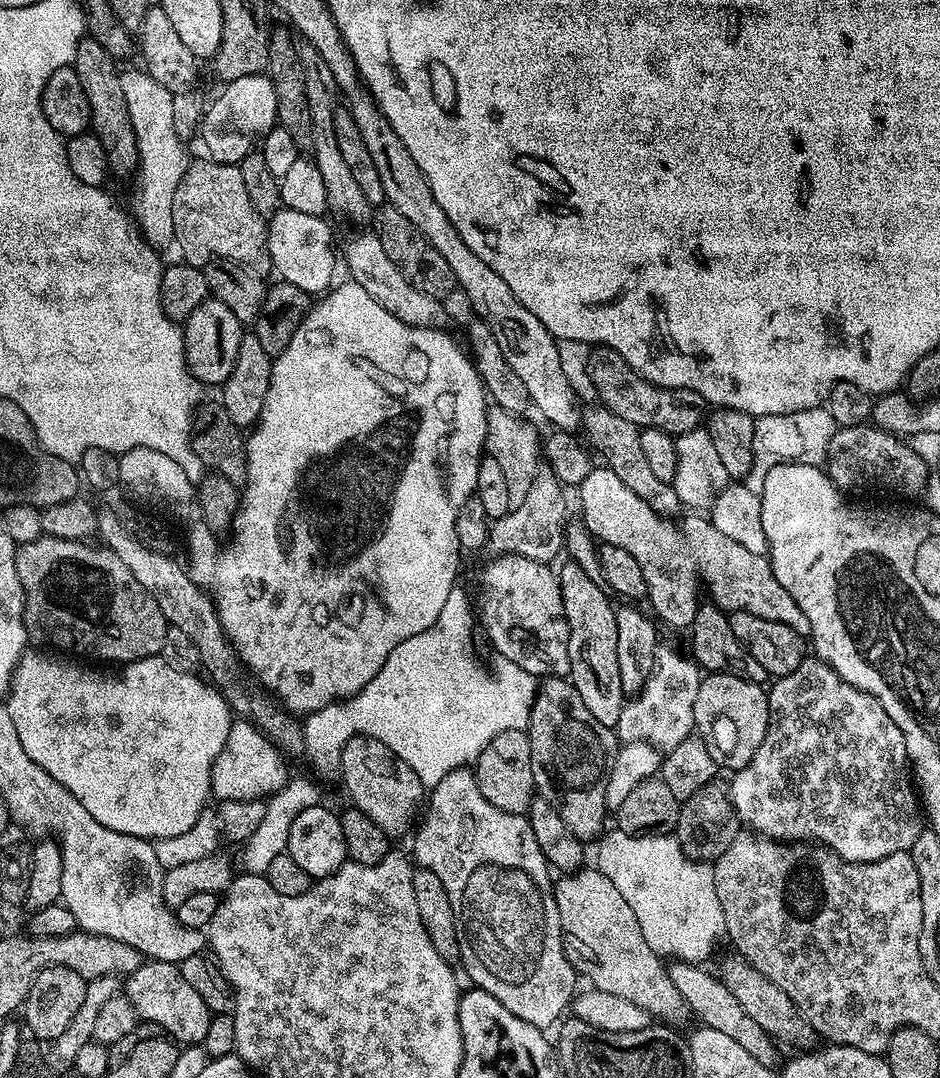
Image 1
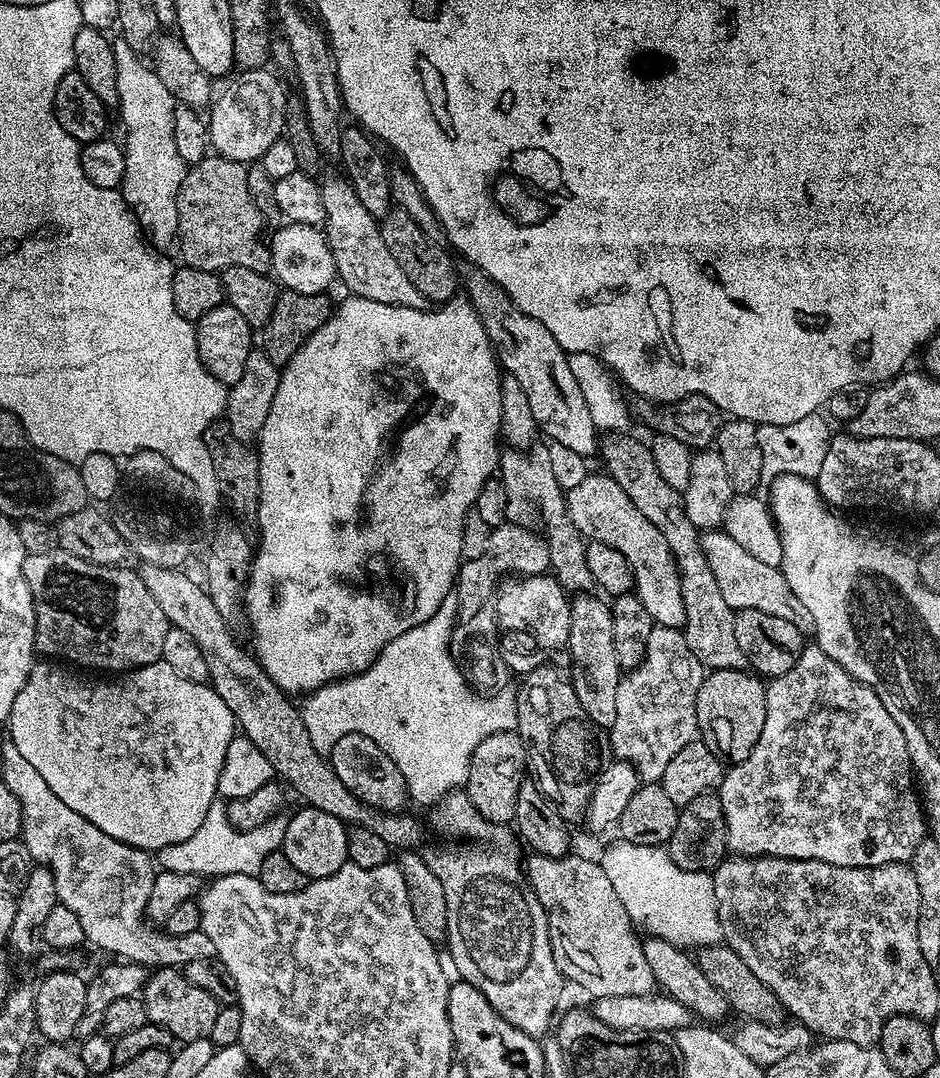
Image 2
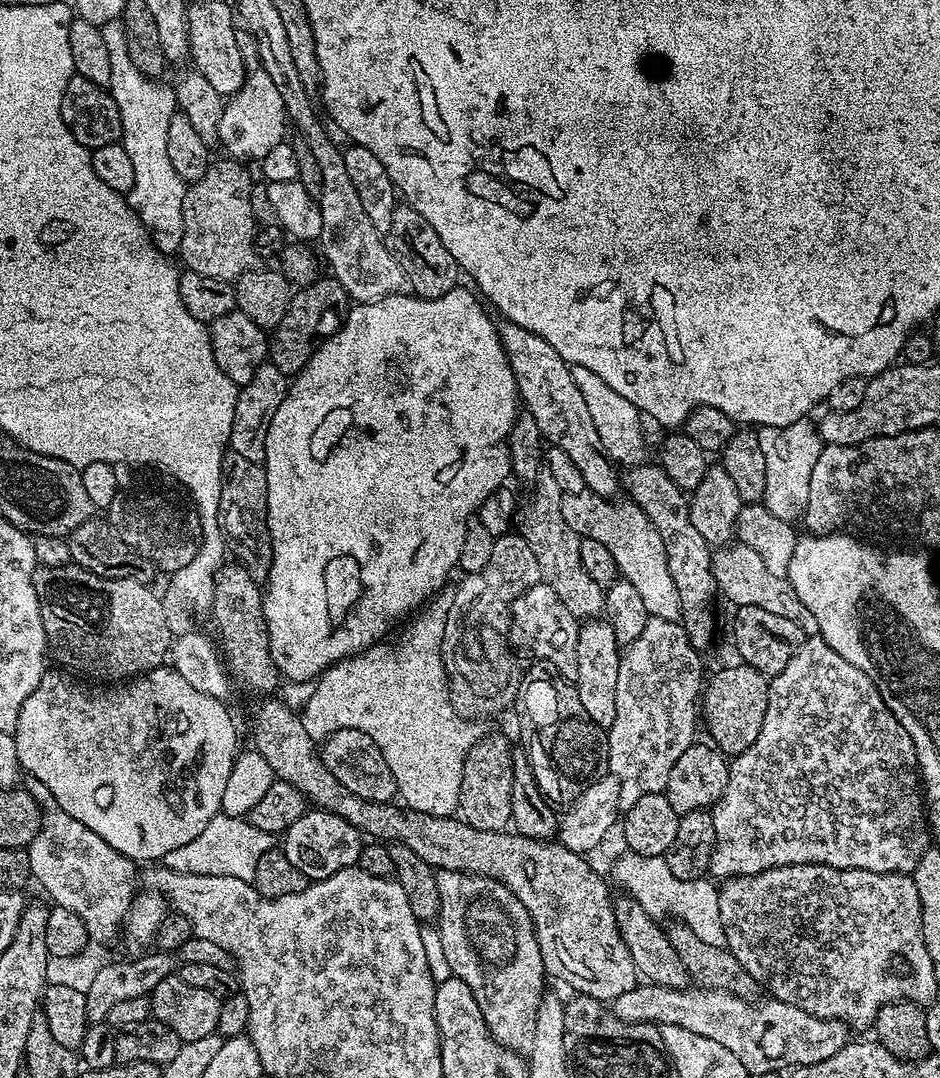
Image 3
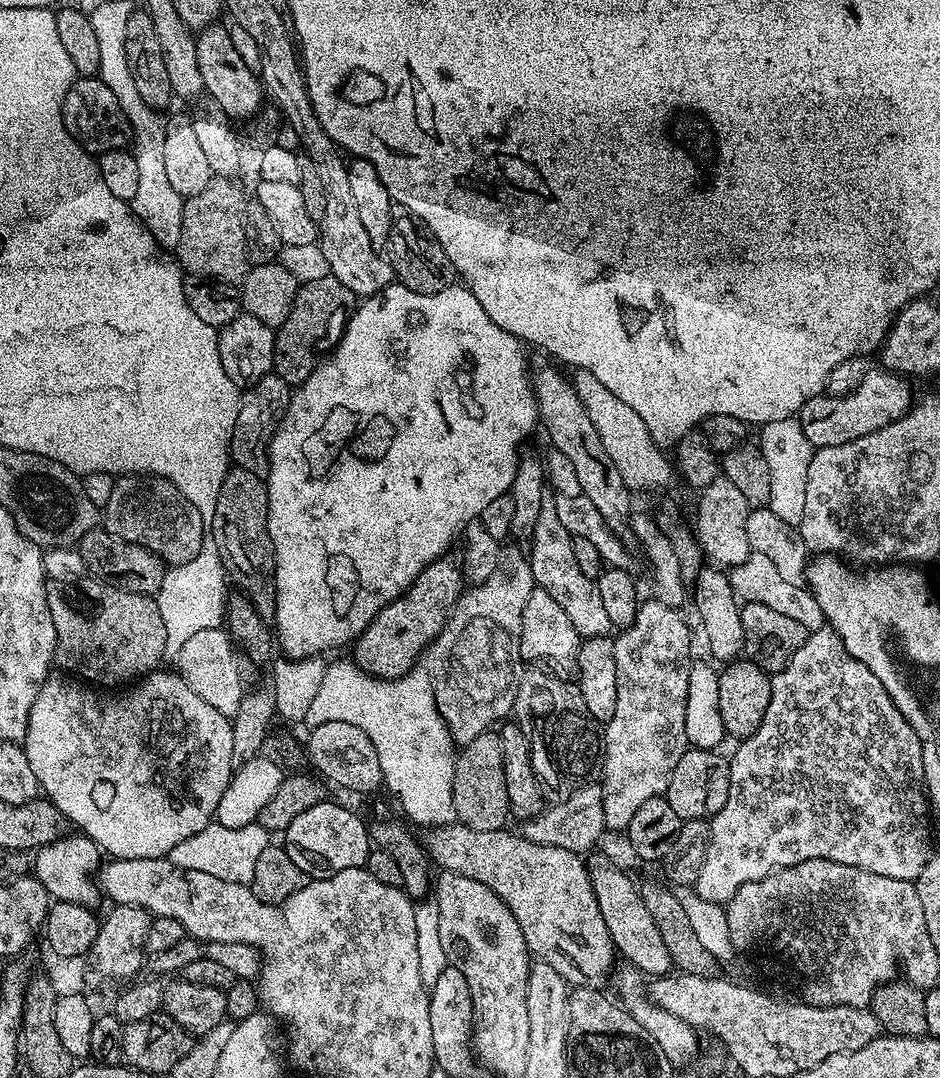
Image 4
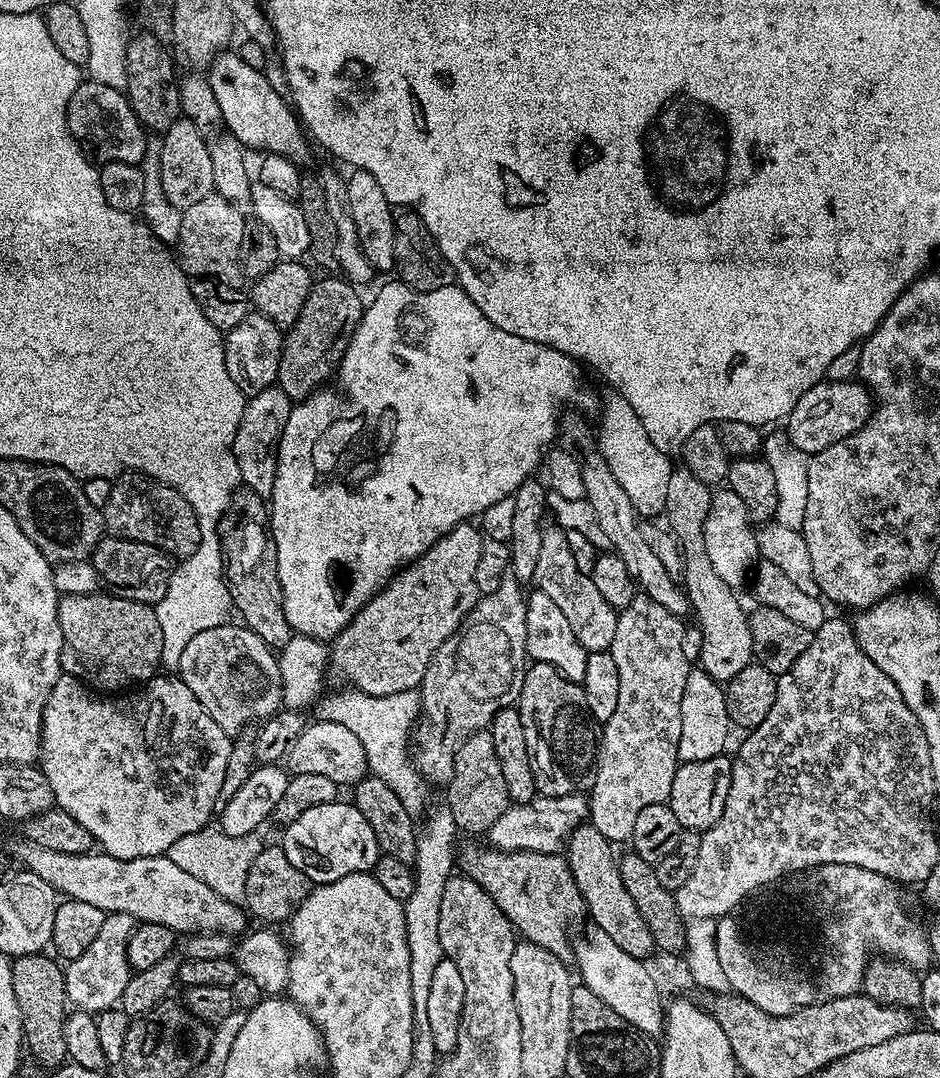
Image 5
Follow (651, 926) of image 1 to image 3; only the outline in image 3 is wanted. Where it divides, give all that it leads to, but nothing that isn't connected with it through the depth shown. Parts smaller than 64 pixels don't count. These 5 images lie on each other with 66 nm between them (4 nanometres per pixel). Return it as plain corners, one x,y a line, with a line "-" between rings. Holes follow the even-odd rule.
623,853
614,866
614,876
627,895
635,898
655,920
664,916
691,926
694,934
712,946
718,946
725,938
718,907
717,885
708,878
680,879
671,873
665,857

